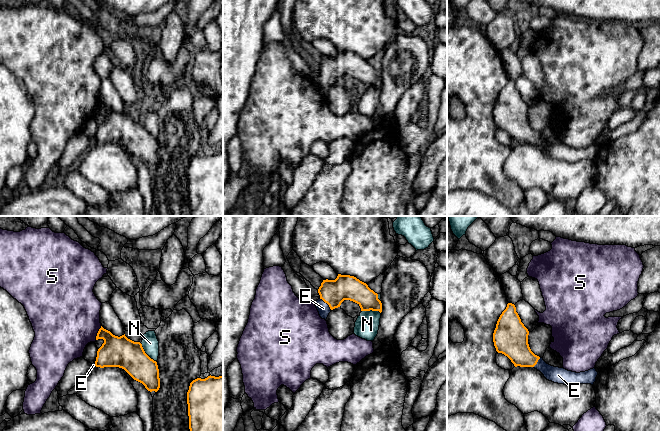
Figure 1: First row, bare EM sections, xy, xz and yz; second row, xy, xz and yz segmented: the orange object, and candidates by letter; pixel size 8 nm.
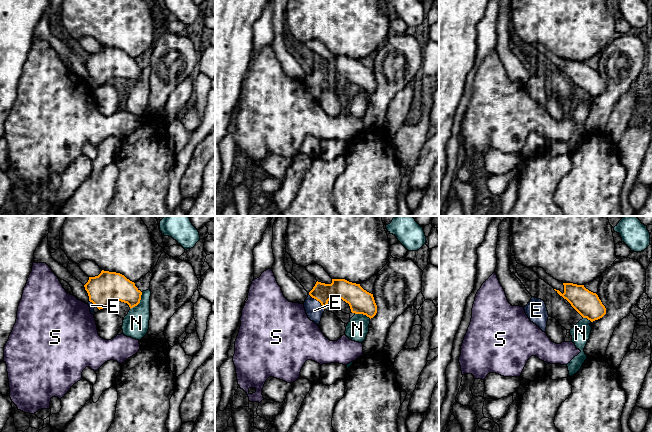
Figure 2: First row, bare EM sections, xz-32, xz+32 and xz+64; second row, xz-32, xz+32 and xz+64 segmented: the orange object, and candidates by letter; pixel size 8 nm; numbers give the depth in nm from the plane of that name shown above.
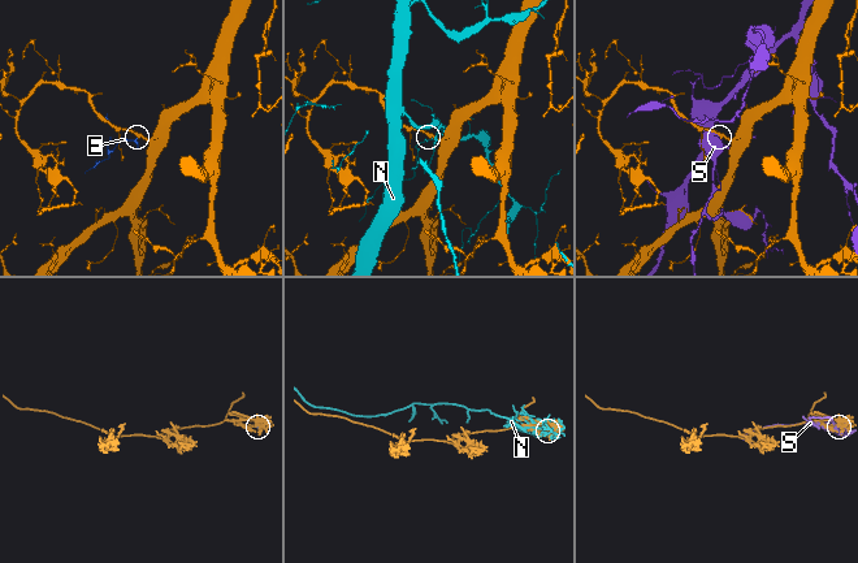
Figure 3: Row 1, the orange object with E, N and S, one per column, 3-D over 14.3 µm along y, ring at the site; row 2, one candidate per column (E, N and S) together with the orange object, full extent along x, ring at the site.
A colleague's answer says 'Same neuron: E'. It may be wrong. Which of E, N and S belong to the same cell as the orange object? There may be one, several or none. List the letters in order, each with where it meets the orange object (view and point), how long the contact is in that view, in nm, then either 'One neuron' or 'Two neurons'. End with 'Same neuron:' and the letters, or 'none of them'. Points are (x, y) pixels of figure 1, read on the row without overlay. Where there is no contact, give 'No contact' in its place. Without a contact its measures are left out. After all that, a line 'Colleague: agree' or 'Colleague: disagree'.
E: Touches orange at xz (326, 78). Shared border 140 nm. One neuron
N: Touches orange at xy (145, 129). Shared border 200 nm. Two neurons
S: Touches orange at xy (97, 109). Shared border 120 nm. Two neurons
Same neuron: E
Colleague: agree

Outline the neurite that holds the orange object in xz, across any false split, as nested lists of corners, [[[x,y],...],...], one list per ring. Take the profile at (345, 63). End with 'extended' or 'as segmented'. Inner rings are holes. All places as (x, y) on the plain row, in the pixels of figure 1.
[[[338,50],[335,56],[323,56],[318,69],[320,74],[314,79],[320,93],[325,96],[344,76],[357,79],[361,87],[382,88],[382,79],[378,75],[378,70],[354,52]]]; extended

